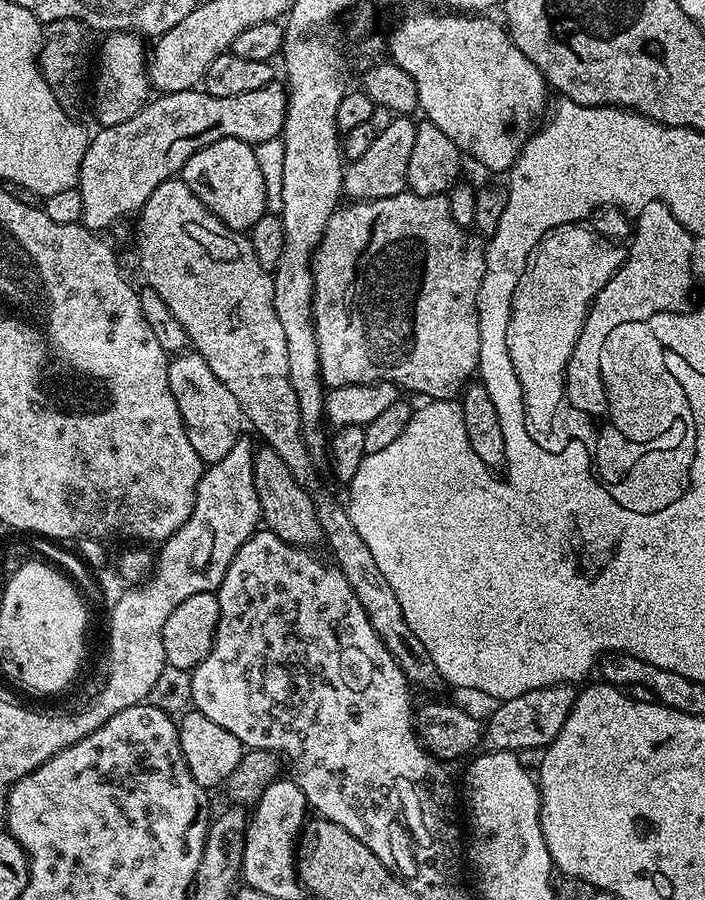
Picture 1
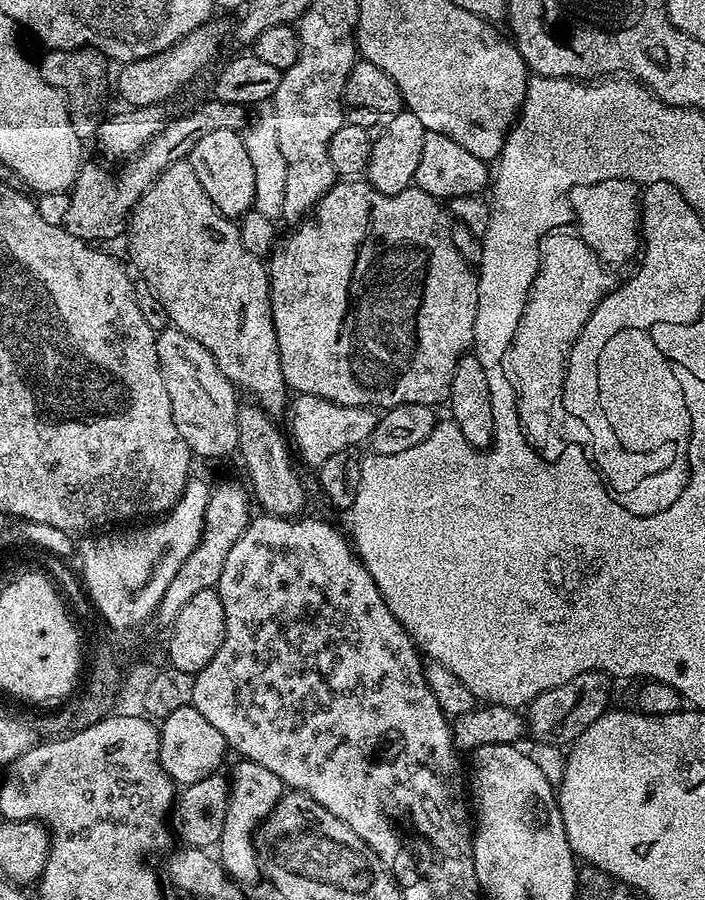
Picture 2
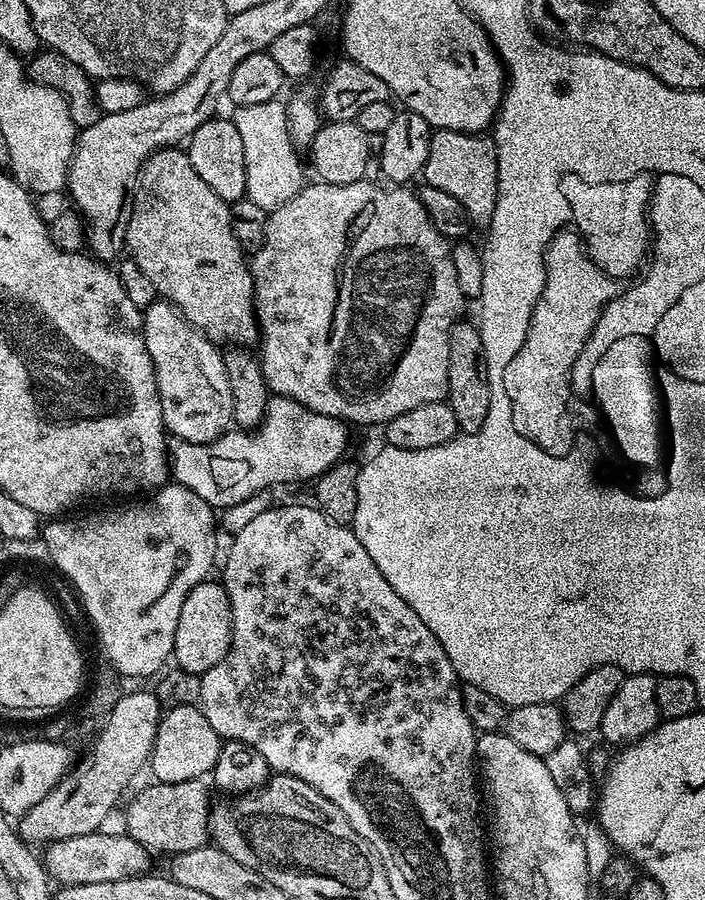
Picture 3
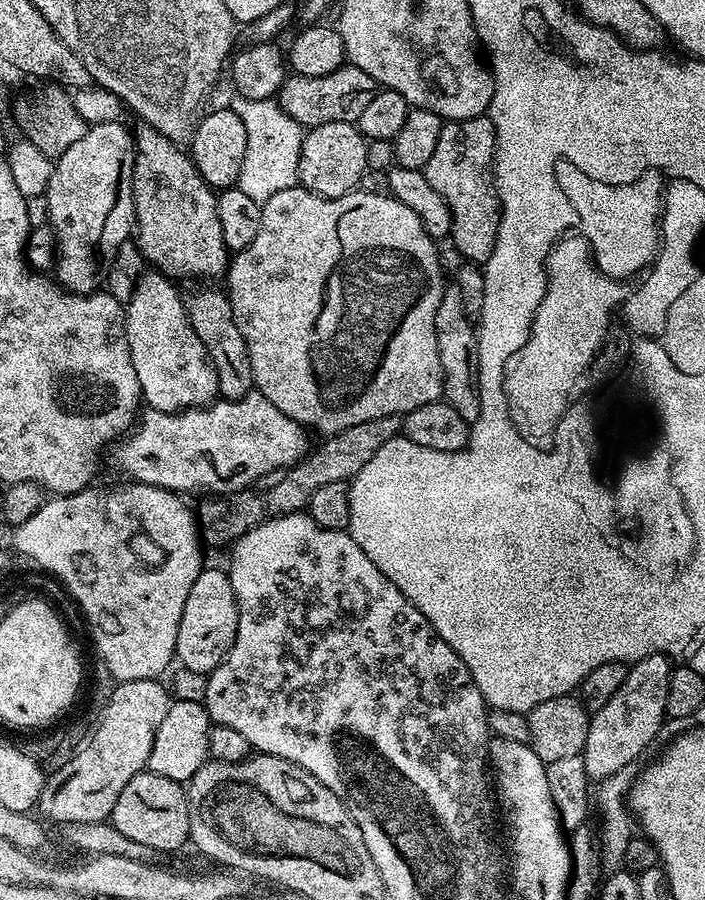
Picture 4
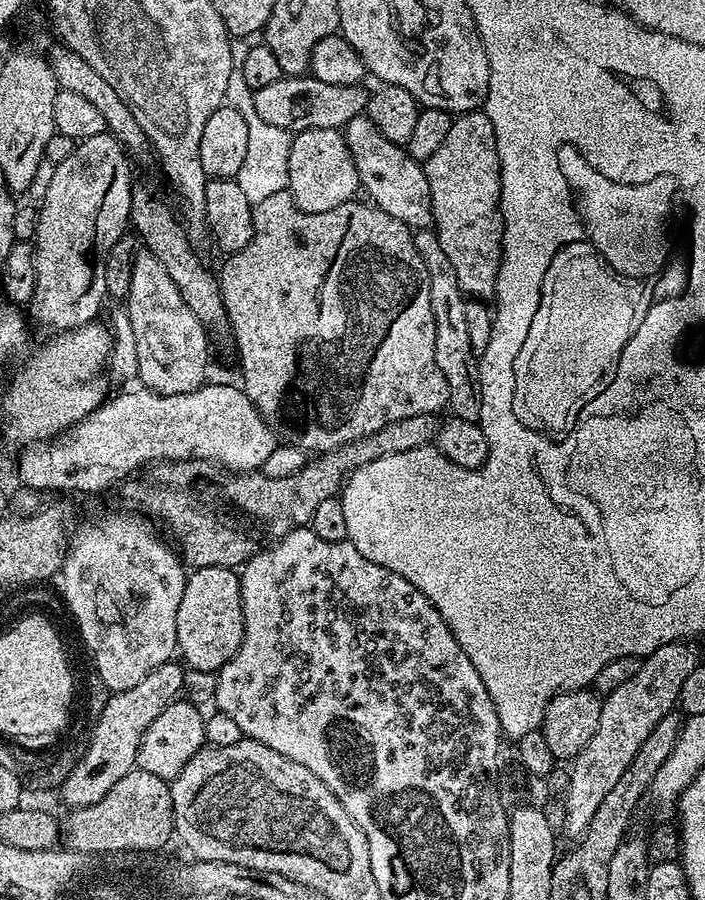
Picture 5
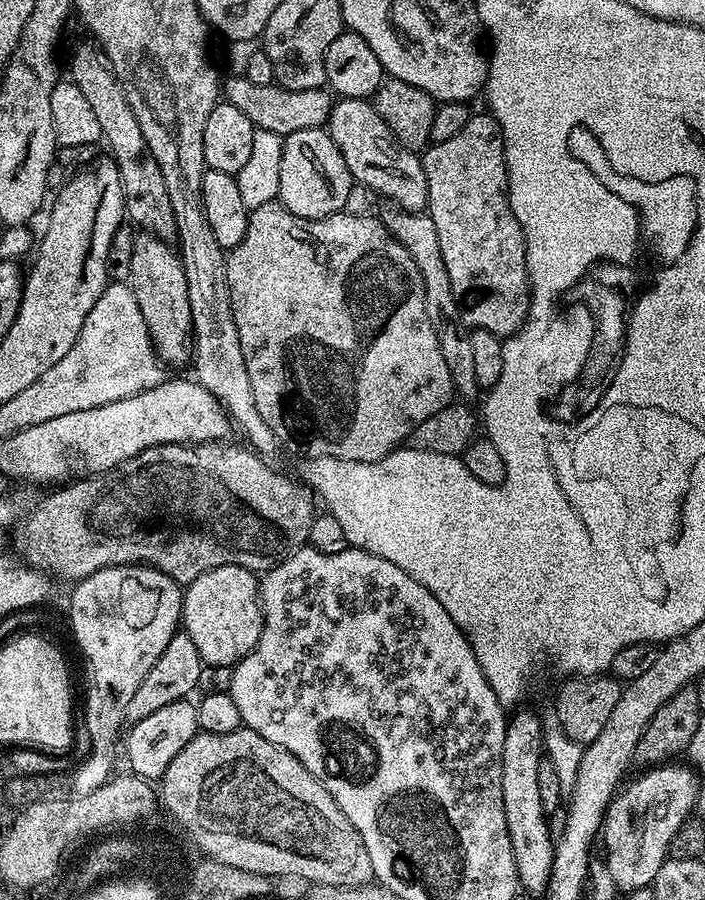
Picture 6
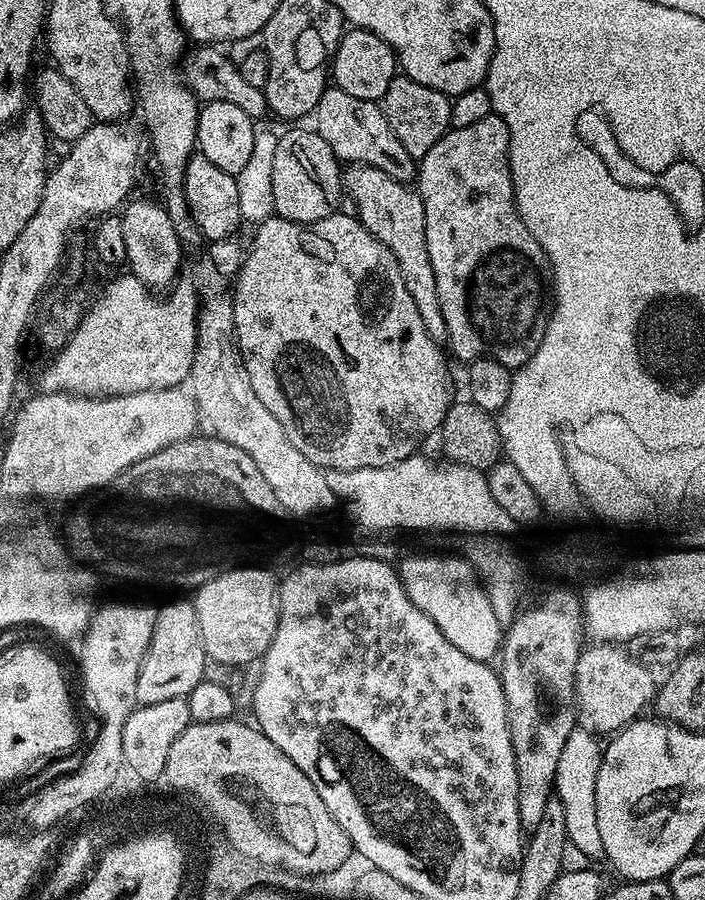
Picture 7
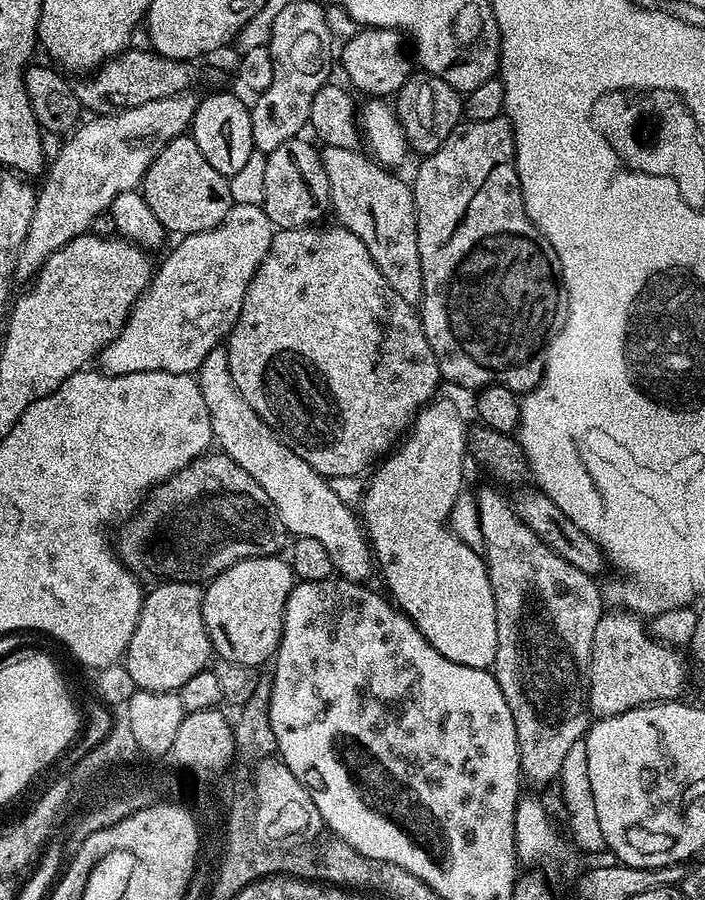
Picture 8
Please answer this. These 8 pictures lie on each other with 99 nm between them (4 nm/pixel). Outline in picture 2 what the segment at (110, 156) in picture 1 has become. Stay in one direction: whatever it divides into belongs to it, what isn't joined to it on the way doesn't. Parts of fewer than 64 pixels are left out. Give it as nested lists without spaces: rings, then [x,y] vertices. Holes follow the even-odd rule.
[[[209,98],[205,104],[197,106],[193,112],[188,112],[185,116],[180,116],[177,120],[169,119],[164,127],[160,129],[160,133],[142,149],[142,151],[132,157],[131,160],[119,165],[120,173],[115,176],[112,172],[107,172],[104,168],[99,168],[96,164],[81,163],[78,178],[72,183],[70,195],[72,205],[70,211],[66,213],[66,222],[62,225],[70,234],[74,234],[74,238],[82,238],[89,242],[104,242],[100,240],[116,240],[125,235],[128,226],[128,217],[131,216],[136,203],[142,198],[142,194],[159,178],[159,176],[168,169],[170,165],[179,160],[185,159],[194,150],[194,146],[198,146],[205,134],[211,134],[214,130],[234,130],[240,132],[245,127],[244,112],[245,105],[231,104],[230,102],[222,102],[215,98]]]

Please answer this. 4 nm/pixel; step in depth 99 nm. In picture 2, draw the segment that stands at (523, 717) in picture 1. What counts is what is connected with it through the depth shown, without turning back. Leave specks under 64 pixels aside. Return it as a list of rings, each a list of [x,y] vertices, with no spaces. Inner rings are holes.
[[[583,672],[546,694],[538,694],[526,708],[526,732],[530,737],[544,744],[564,744],[571,746],[577,738],[603,712],[609,711],[612,700],[612,684],[607,672]]]

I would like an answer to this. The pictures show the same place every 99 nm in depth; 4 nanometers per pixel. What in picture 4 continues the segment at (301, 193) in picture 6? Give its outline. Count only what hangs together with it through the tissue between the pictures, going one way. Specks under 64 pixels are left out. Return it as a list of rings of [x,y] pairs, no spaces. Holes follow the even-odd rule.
[[[326,122],[303,133],[301,157],[298,158],[299,183],[327,200],[353,191],[368,168],[369,141],[353,122]]]

